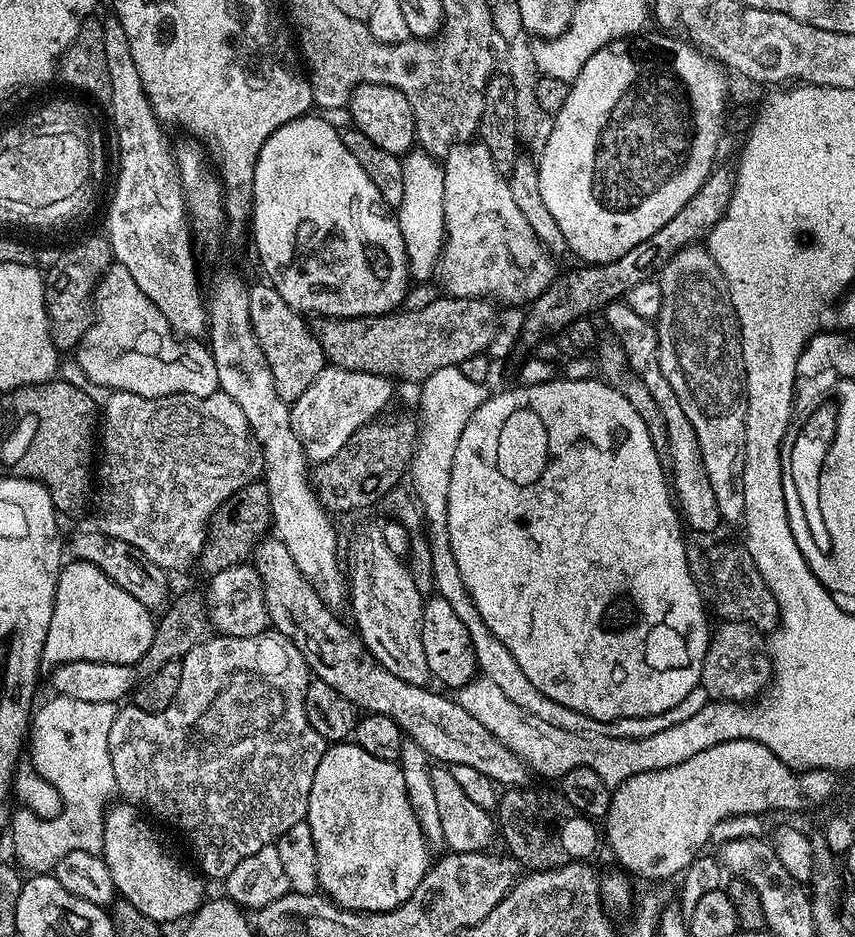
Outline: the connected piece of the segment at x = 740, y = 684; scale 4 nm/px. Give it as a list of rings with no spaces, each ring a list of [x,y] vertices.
[[[729,620],[717,623],[711,633],[706,658],[702,666],[699,687],[706,690],[706,694],[713,701],[730,700],[733,702],[752,702],[757,699],[772,683],[772,657],[770,644],[765,633],[759,632],[754,626],[746,622],[730,622]]]

